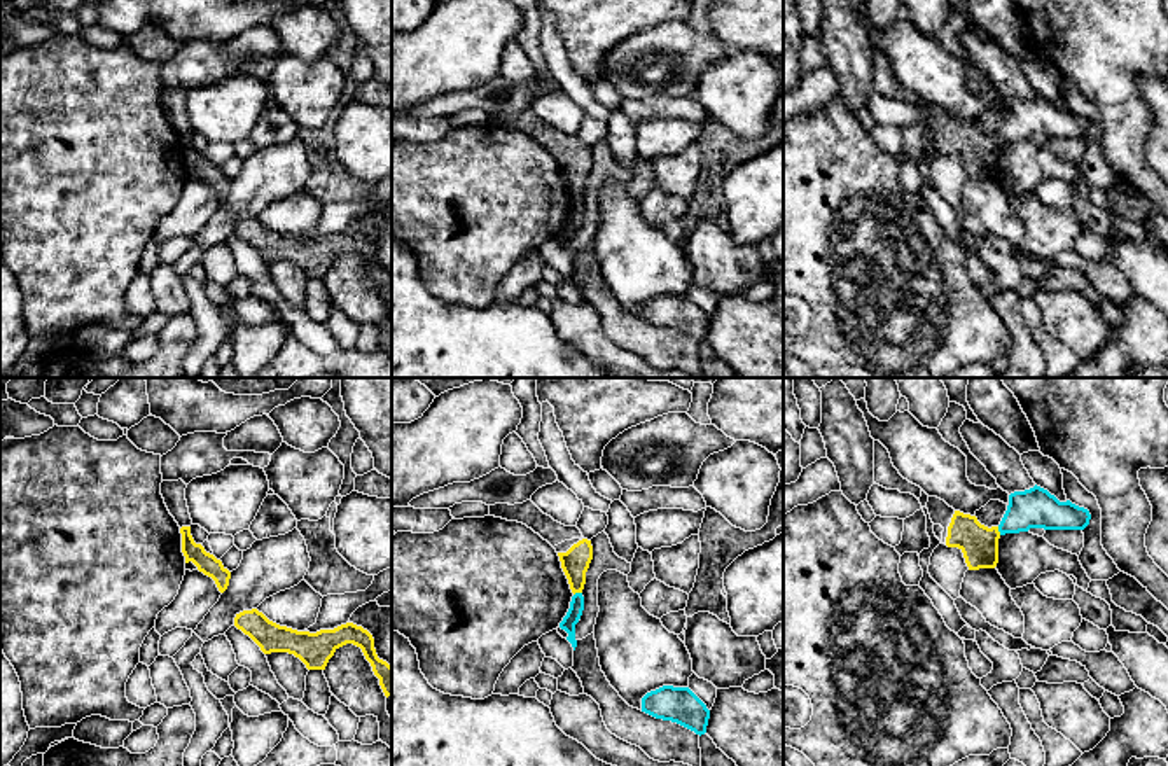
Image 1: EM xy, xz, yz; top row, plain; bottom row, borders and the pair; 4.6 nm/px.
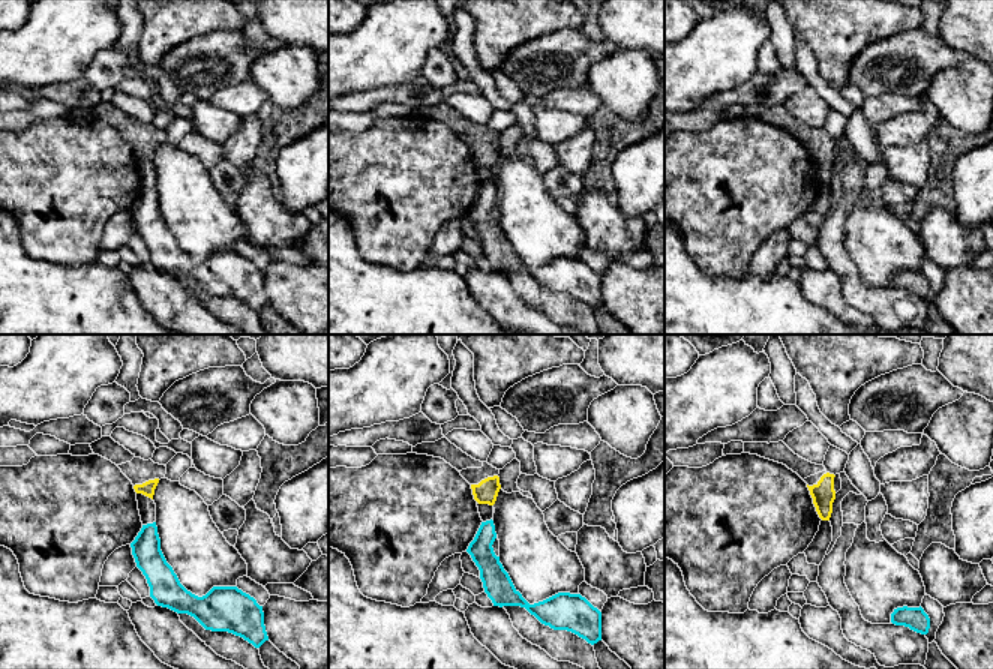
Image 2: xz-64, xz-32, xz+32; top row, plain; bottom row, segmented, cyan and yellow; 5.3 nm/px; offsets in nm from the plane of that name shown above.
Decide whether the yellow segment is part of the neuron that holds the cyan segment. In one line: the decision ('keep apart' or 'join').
keep apart

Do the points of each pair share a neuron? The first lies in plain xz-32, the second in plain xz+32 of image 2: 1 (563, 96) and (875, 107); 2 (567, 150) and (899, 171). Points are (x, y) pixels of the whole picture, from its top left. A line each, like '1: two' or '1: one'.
1: one
2: one

